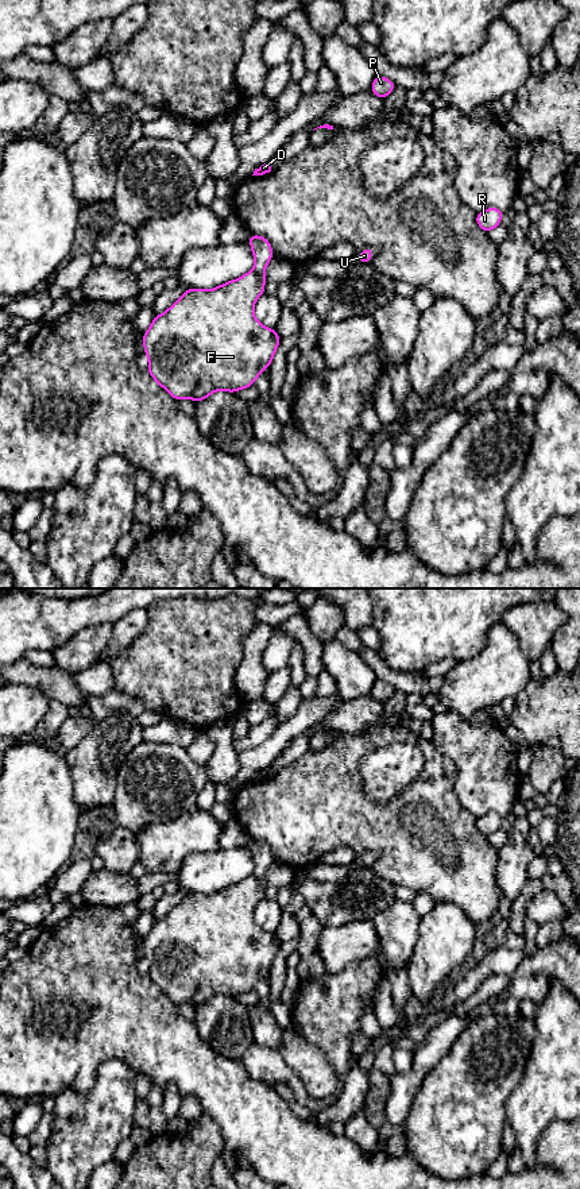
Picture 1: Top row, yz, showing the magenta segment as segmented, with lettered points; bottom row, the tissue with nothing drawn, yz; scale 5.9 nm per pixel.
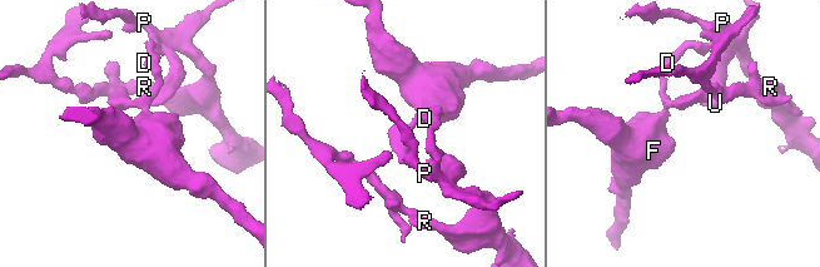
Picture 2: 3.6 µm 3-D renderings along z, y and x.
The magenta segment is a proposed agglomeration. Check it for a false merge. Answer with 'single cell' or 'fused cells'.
fused cells

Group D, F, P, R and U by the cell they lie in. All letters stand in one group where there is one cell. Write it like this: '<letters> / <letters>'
D P R U / F

